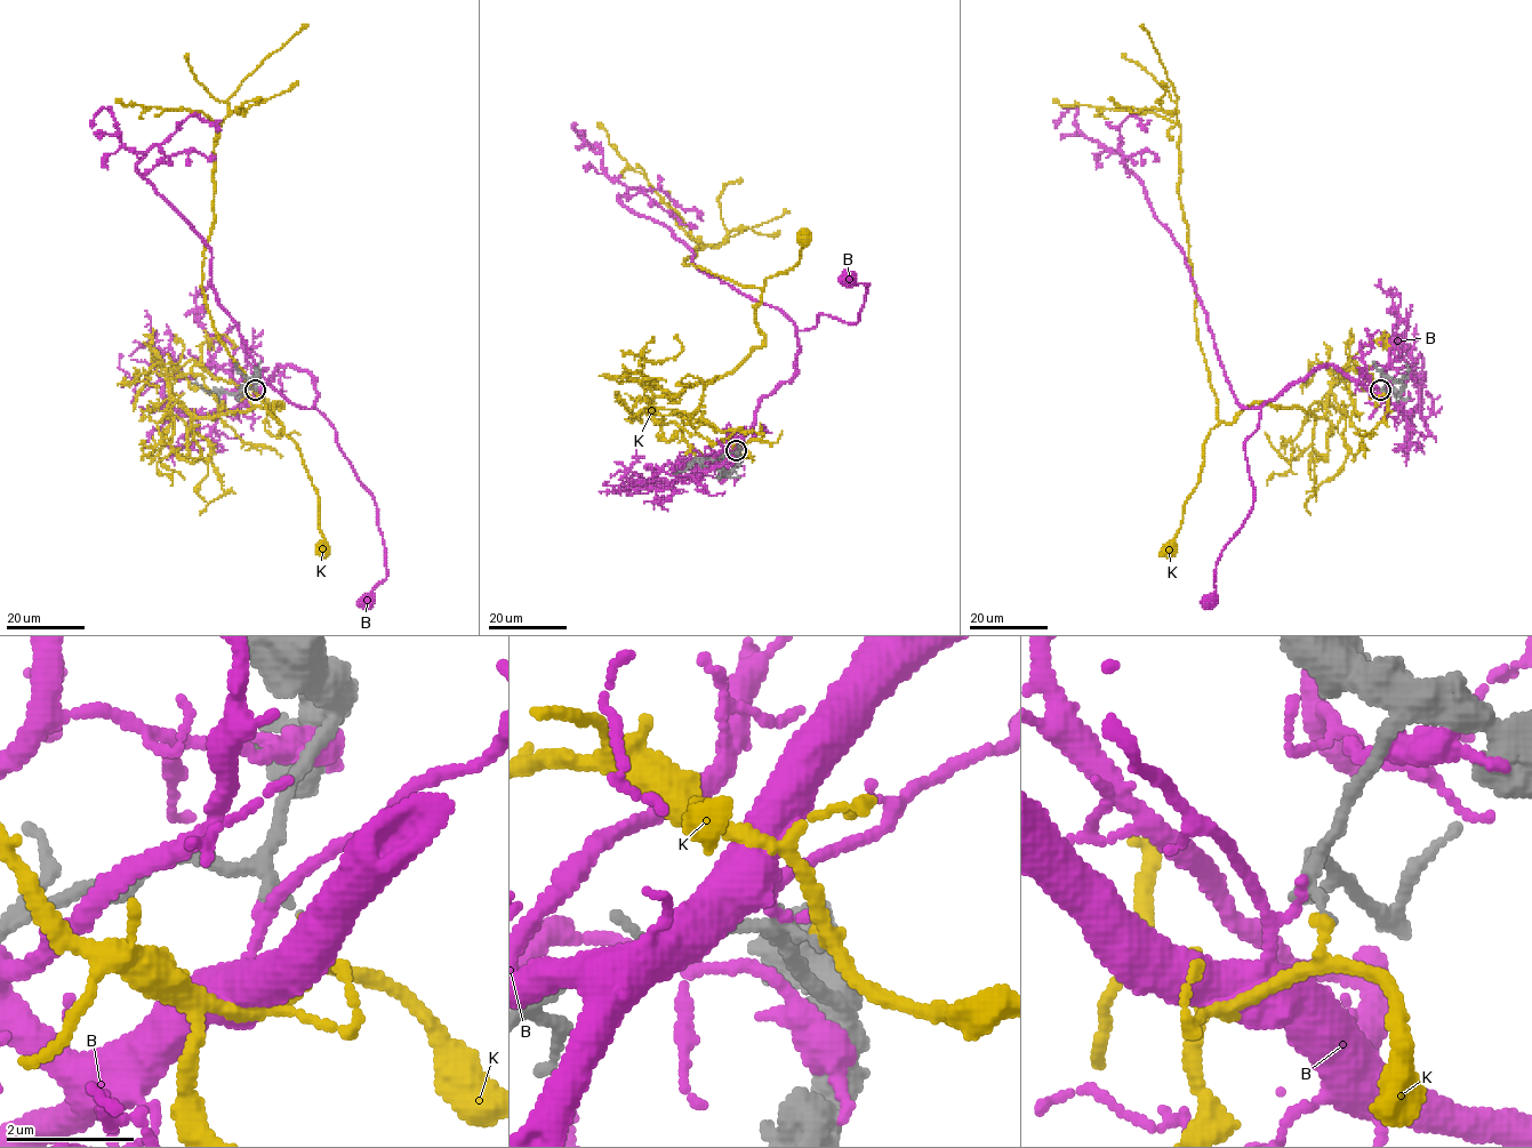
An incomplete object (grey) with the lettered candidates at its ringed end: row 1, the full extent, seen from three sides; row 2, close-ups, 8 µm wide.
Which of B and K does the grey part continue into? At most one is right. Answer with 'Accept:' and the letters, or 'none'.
Accept: none

